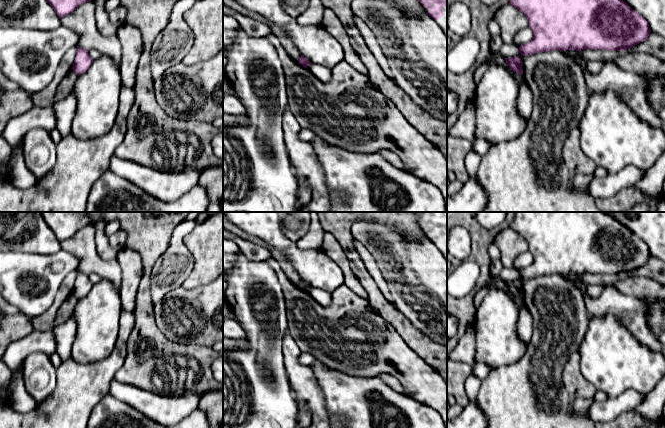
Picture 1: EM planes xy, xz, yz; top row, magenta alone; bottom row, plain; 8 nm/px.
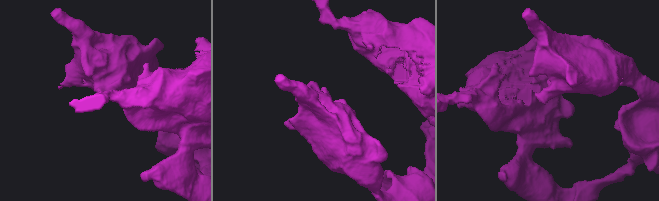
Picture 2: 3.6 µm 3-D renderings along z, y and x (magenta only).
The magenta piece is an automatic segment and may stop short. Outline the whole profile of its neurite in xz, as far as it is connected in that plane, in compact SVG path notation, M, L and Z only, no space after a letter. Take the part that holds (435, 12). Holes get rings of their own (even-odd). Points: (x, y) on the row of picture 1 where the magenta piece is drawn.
M418 0L431 16L442 28L447 31L447 0Z

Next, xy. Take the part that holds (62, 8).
M47 0L52 6L55 13L61 19L62 17L73 12L78 6L91 0Z

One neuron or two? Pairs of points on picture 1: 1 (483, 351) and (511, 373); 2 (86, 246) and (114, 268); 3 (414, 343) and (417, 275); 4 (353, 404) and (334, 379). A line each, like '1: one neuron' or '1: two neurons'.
1: two neurons
2: one neuron
3: two neurons
4: one neuron

